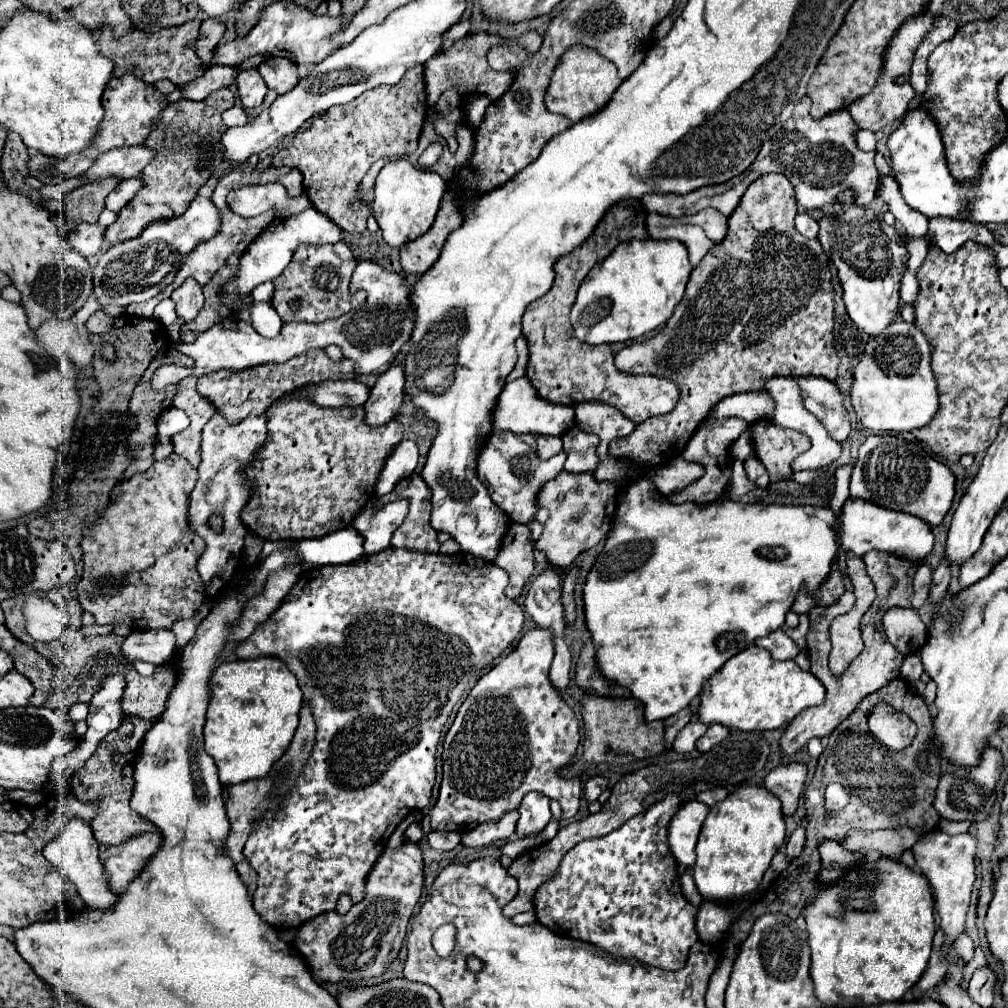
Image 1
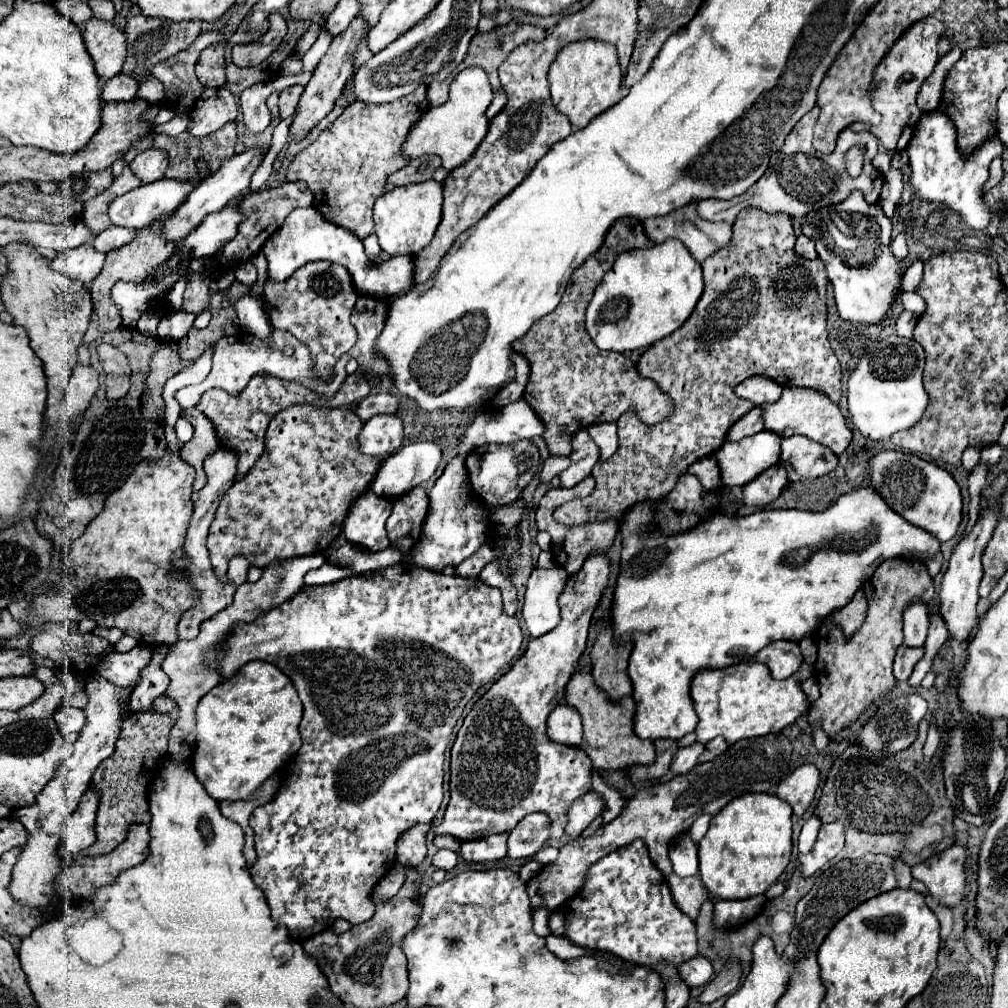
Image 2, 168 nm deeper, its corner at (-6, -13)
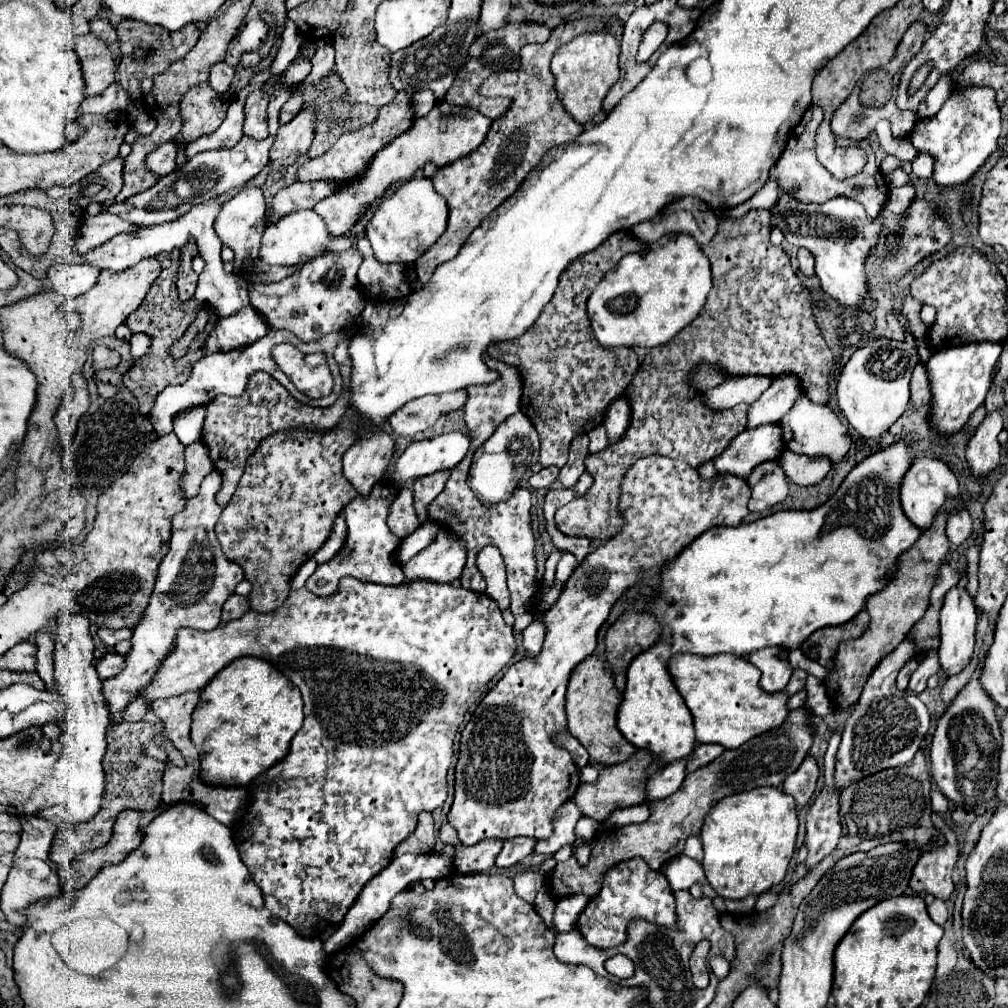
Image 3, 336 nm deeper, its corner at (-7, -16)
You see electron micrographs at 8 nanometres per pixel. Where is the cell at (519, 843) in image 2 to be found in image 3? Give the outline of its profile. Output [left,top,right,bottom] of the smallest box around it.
[495,838,535,868]

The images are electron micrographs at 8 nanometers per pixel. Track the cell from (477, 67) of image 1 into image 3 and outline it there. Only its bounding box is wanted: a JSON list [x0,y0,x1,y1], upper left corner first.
[445,22,551,120]

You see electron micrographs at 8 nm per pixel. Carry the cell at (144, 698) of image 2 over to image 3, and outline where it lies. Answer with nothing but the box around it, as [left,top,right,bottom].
[123,700,149,720]

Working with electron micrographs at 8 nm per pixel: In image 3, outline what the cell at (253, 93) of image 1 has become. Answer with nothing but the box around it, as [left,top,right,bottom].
[243,90,269,140]

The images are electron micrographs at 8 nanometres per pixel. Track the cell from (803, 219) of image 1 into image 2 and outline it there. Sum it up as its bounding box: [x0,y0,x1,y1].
[796,235,818,259]

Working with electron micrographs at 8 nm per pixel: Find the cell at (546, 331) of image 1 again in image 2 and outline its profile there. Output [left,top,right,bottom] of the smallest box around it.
[514,217,674,455]

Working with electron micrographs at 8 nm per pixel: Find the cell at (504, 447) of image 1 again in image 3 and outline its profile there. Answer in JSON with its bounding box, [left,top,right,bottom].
[469,412,539,504]

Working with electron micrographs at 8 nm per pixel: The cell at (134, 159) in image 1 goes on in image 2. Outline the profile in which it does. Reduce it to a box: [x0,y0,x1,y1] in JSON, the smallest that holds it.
[130,149,168,183]

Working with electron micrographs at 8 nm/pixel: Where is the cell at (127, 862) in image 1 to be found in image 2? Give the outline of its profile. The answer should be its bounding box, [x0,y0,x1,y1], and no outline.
[56,825,150,899]

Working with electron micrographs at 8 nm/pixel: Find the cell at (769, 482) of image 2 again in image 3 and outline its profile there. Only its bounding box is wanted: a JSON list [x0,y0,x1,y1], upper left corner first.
[747,460,789,512]

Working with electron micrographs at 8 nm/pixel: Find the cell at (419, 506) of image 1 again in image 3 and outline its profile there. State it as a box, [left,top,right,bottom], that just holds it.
[387,486,419,538]

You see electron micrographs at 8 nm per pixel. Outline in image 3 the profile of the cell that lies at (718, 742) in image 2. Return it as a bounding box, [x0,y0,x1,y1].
[687,744,723,772]

